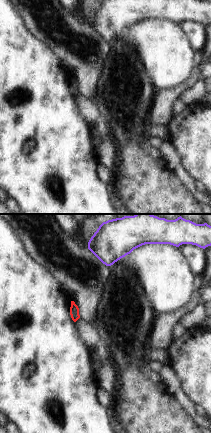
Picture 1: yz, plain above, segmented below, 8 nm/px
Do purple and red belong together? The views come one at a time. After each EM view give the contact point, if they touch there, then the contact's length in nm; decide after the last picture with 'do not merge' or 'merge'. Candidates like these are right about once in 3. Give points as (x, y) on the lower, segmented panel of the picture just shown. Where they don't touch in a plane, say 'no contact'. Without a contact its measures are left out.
no contact

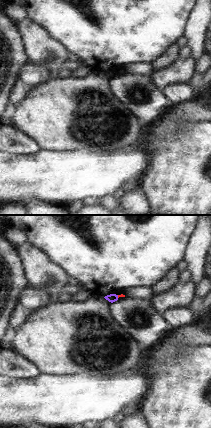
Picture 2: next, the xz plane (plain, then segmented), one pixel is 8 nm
(117, 296) | 30 nm

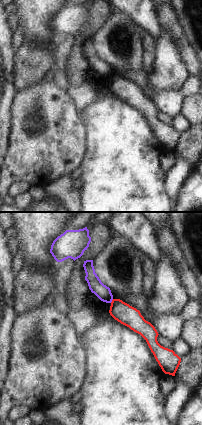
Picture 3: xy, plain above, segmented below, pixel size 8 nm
(111, 301) | 40 nm

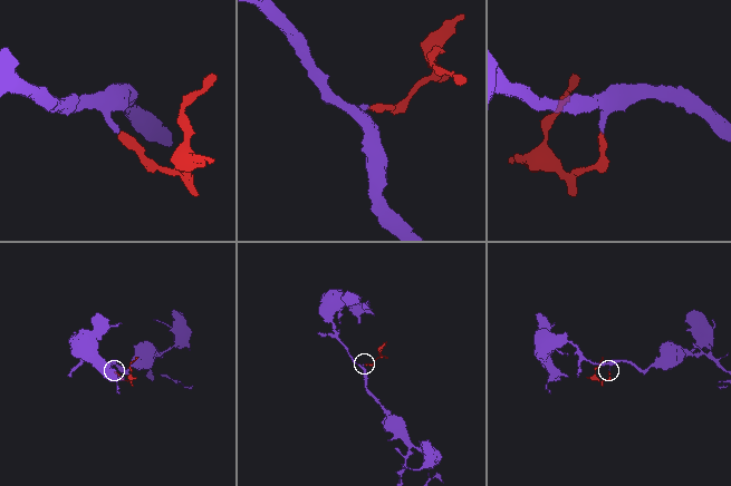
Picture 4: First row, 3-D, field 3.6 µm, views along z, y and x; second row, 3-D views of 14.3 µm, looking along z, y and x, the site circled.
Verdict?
do not merge

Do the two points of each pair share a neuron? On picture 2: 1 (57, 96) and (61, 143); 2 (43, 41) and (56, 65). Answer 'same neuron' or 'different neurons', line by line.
1: same neuron
2: same neuron

